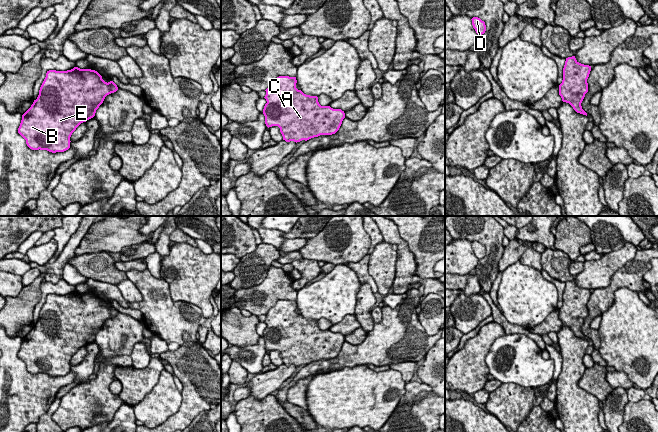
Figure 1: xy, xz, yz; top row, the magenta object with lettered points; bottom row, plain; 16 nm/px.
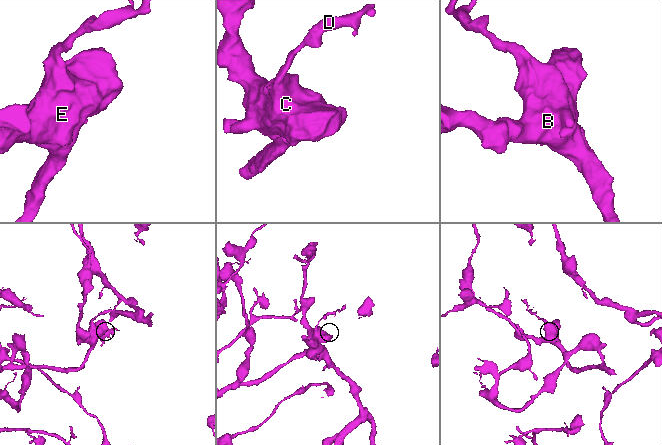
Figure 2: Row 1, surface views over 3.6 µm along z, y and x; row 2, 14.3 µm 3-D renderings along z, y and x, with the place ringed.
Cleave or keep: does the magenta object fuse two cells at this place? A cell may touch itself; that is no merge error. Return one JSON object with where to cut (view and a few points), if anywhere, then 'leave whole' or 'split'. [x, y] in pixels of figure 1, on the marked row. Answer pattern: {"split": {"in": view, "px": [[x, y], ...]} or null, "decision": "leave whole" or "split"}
{"split": null, "decision": "leave whole"}

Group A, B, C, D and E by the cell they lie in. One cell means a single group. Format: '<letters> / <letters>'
A B C D E

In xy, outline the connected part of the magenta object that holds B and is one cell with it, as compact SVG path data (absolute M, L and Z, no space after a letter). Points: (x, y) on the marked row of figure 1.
M74 67L67 71L49 70L40 87L39 95L22 115L18 133L32 150L64 152L70 148L70 137L83 122L93 118L105 97L118 90L113 82L105 82L95 70Z

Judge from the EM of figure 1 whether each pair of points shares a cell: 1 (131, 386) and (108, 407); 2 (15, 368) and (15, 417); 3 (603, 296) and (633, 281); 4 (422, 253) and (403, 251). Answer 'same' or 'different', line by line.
1: different
2: same
3: same
4: different

